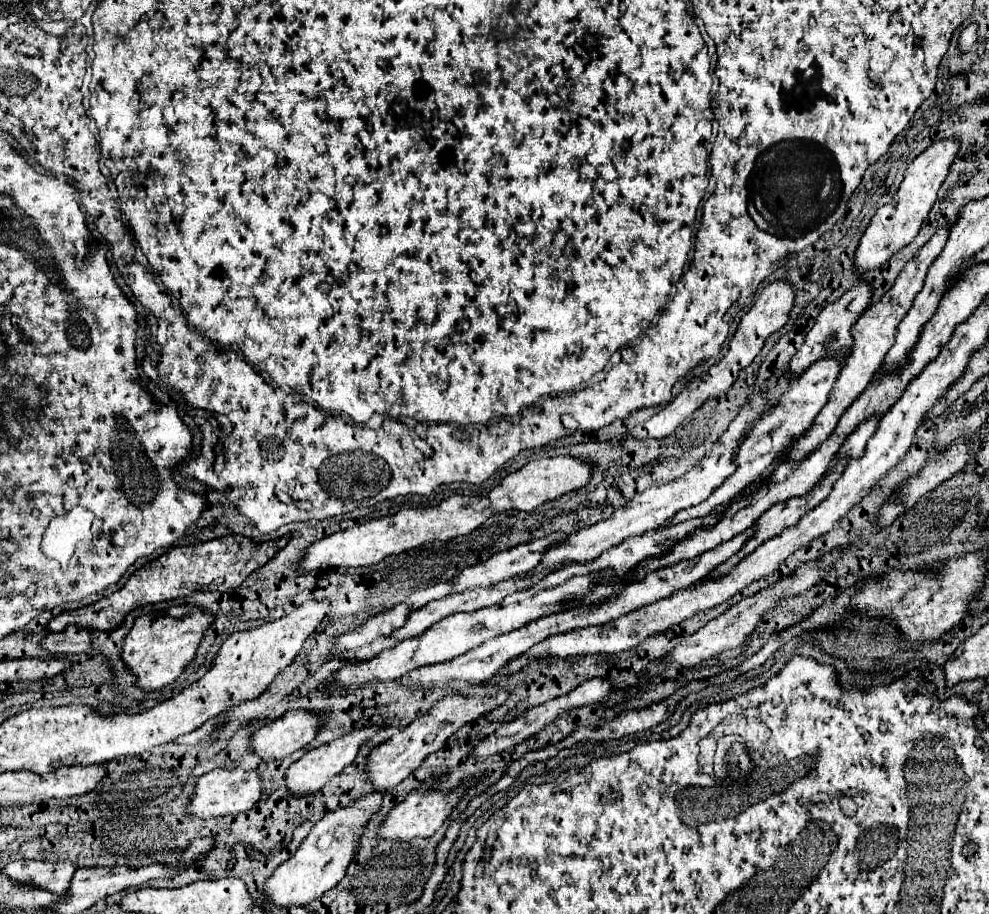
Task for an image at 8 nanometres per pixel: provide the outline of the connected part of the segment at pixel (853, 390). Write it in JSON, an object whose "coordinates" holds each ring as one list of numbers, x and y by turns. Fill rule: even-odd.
{"coordinates":[[952,222,946,224,946,226,942,226,942,228,920,248,920,252,904,266,904,270,898,274,894,286,892,286,878,302,870,304,870,306,864,310,864,314,854,322,854,326,852,326,852,330,850,330,850,332,852,332,852,340,854,340,854,348,852,348,850,356,846,358,844,366,840,368,840,374,838,374,838,378,836,378,836,382,834,382,834,388,832,388,832,392,830,392,830,398,828,398,826,406,824,406,822,412,816,416,814,424,810,426,810,430,806,430,806,434,804,434,800,440,796,440,796,444,794,444,794,448,792,448,790,456,788,456,790,462,798,462,798,458,804,458,804,454,810,454,810,450,814,450,814,446,818,446,820,442,824,442,824,440,834,432,834,428,836,428,840,416,842,416,842,414,846,412,846,408,860,396,860,392,870,384,872,376,882,368,882,358,886,356,886,352,888,352,890,346,894,344,896,328,898,328,898,324,902,322,902,318,906,316,906,312,910,310,912,300,916,298,918,290,922,288,922,278,926,278,926,270,928,270,930,262,934,262,934,258,942,252,942,248,944,248,944,244,946,244,946,240,948,240,950,226,952,226]]}

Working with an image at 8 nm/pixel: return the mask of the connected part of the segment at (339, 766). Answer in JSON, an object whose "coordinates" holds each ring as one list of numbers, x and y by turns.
{"coordinates":[[364,726,360,730,354,730,350,734,344,734,340,736,338,740,326,744,326,746,320,746,320,748,314,748,314,750,308,750,298,762,290,764,288,768,288,788,294,792,294,794,306,794,306,792,316,792,320,790,332,776,340,774,346,766,350,766,360,750,360,746,364,746,366,742,370,742,370,738,380,730,380,726]]}

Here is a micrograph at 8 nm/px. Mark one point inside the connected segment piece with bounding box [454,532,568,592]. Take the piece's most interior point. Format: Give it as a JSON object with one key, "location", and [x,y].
{"location":[525,557]}

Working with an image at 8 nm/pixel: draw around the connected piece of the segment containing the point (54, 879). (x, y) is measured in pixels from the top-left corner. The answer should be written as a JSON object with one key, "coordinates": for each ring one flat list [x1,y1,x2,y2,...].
{"coordinates":[[16,860,10,862,6,874,18,882,34,882,54,894,66,894,70,890,70,880,78,870,72,862,42,862,42,860]]}

